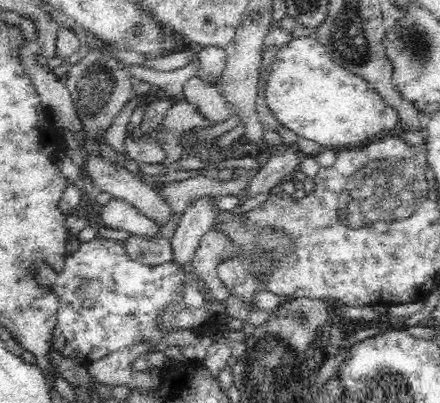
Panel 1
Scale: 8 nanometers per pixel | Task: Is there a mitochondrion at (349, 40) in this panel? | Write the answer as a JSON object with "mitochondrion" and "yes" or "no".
{"mitochondrion":"yes"}

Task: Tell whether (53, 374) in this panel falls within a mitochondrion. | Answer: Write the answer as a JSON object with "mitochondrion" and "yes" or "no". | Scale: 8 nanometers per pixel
{"mitochondrion":"no"}

